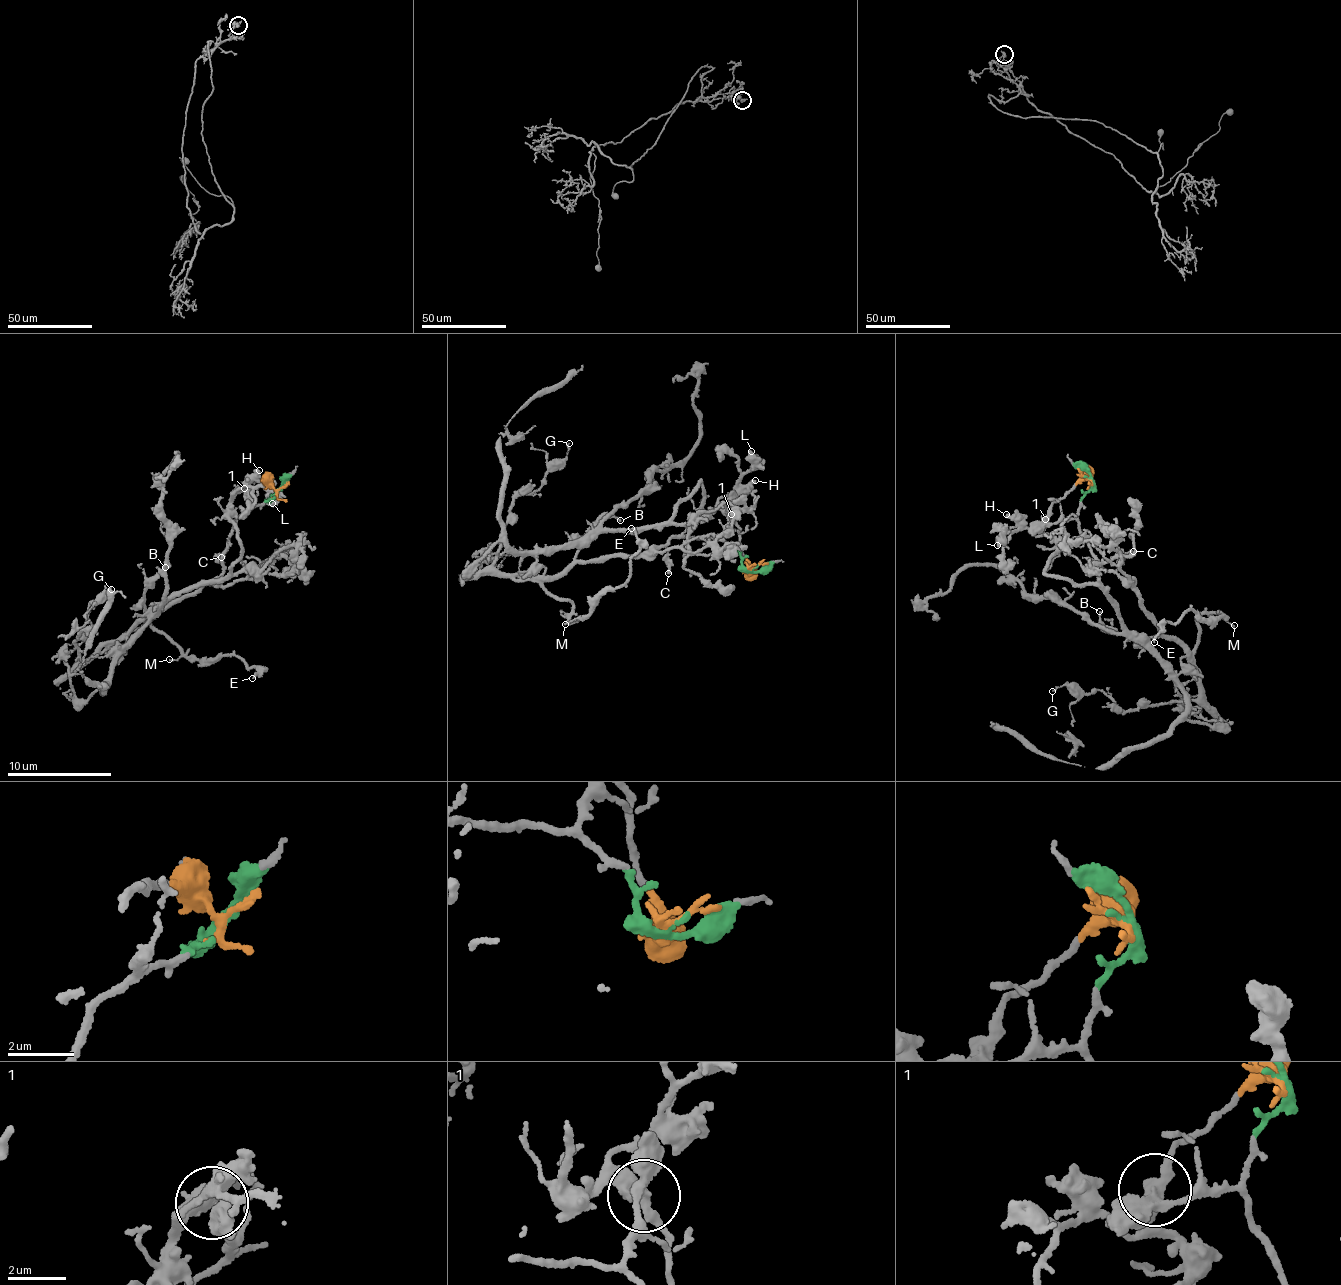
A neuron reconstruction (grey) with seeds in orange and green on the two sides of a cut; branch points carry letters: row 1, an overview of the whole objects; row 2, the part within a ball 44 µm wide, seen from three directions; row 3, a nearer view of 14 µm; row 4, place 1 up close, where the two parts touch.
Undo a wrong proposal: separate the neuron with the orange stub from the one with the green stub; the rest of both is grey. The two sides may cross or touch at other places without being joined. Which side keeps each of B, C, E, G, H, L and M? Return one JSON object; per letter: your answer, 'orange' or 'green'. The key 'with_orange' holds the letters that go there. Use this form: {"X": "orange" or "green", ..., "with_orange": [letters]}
{"B": "green", "C": "green", "E": "green", "G": "green", "H": "orange", "L": "orange", "M": "green", "with_orange": ["H", "L"]}

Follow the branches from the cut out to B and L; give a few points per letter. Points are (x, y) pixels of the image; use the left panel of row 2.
B: (277, 493), (250, 508), (234, 524), (220, 575), (145, 614), (141, 602), (165, 568)
L: (277, 493), (269, 483), (253, 479), (246, 488), (233, 494), (247, 485), (260, 486), (272, 503)

